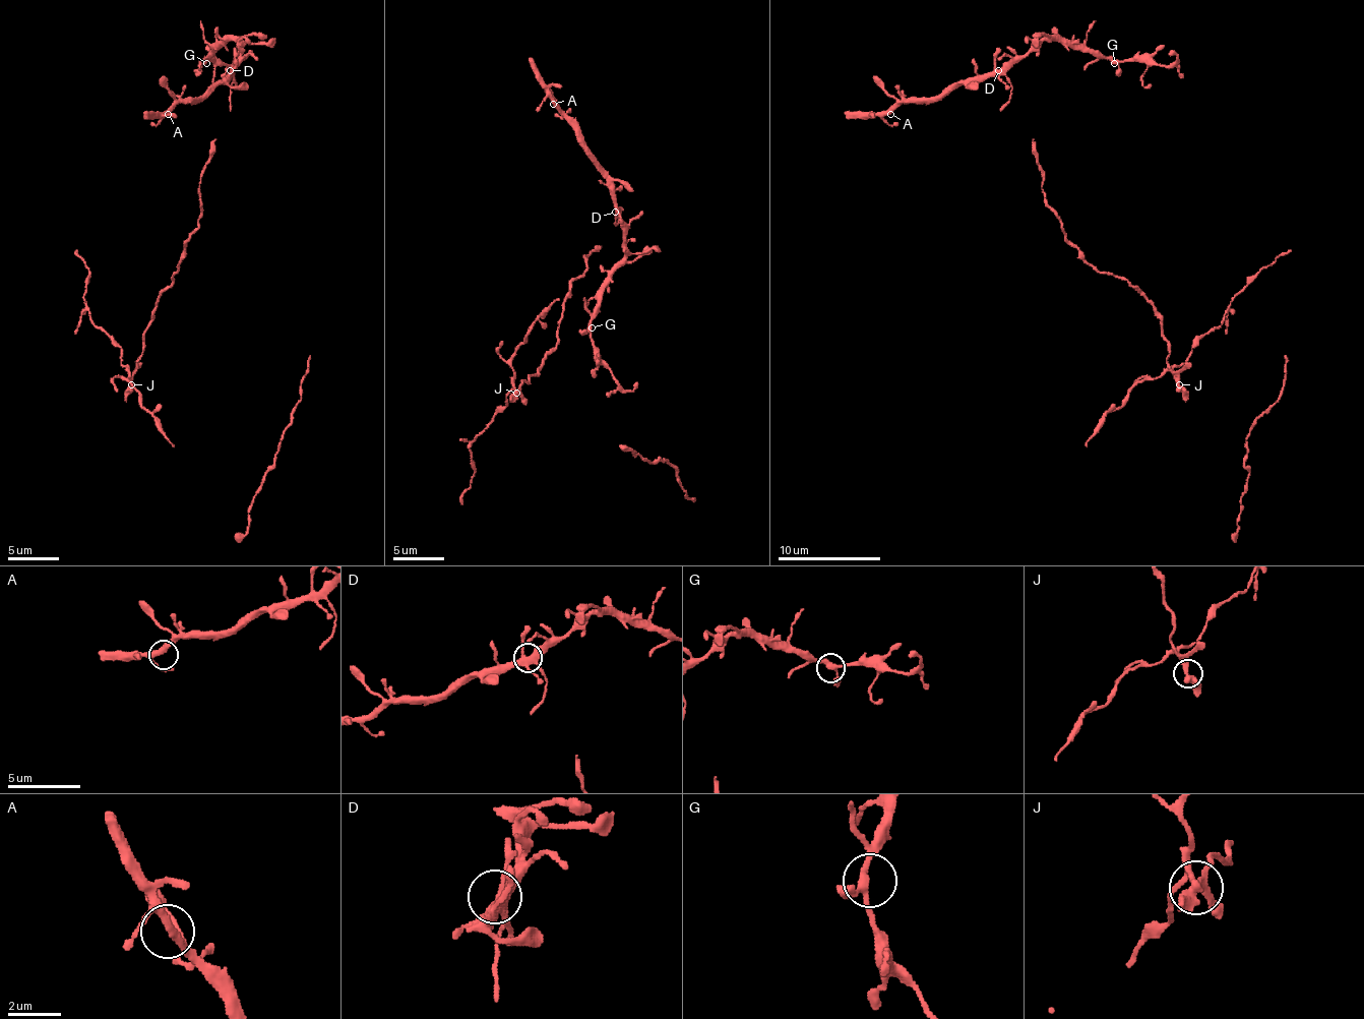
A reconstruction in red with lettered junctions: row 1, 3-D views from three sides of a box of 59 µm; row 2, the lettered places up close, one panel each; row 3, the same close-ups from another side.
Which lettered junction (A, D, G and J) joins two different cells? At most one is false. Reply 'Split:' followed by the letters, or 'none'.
Split: J

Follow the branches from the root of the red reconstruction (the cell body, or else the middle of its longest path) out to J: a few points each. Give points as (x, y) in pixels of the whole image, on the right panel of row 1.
J: (1086, 260), (1099, 271), (1124, 276), (1153, 307), (1161, 319), (1163, 338), (1168, 343), (1168, 368), (1178, 384)

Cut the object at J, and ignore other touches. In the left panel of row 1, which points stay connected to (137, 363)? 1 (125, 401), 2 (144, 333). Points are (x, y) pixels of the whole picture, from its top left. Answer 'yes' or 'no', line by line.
1: yes
2: yes

